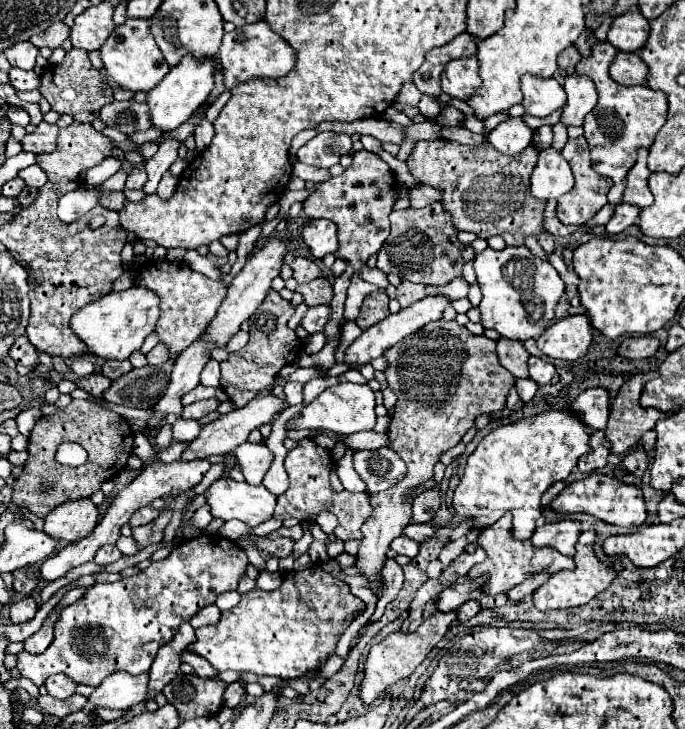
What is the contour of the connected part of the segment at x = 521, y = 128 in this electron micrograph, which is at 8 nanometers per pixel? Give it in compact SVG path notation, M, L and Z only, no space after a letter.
M507 117L487 135L487 141L505 155L521 153L531 145L531 139L533 129L529 129L521 117Z

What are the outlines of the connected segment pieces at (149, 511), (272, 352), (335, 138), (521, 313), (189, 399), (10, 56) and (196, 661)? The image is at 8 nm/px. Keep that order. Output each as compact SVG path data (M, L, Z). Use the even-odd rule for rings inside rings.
M151 505L141 507L141 509L137 509L137 511L133 513L133 517L129 519L129 525L131 525L131 527L147 525L147 523L155 521L155 519L161 515L161 511L163 511L163 509L155 509L155 507L151 507Z
M269 289L265 301L249 319L249 343L241 351L231 353L231 357L221 363L221 389L229 395L229 401L235 407L247 405L251 399L257 397L261 389L273 385L273 379L285 365L297 361L301 341L295 331L287 327L287 321L293 313L295 309L291 307L291 303L281 299L275 289Z
M317 133L311 141L307 141L297 157L301 163L315 167L333 167L339 159L351 151L351 137L339 133Z
M525 245L505 247L503 251L485 249L475 261L477 283L481 287L481 325L485 329L495 329L507 339L537 339L553 317L553 309L565 291L565 283L549 261L535 257Z
M197 385L191 393L187 393L187 395L181 399L181 403L183 403L183 405L191 405L191 403L195 403L195 401L203 401L203 399L211 399L211 397L215 397L215 389L213 389L213 387Z
M19 41L19 43L11 45L11 49L3 51L3 55L11 63L11 67L19 67L19 69L27 69L27 71L35 67L37 53L39 53L39 49L35 45L31 45L29 41Z
M183 651L181 654L181 662L189 663L193 667L195 674L202 678L215 678L219 675L219 671L212 667L206 660L201 659L199 655L191 653L191 651Z

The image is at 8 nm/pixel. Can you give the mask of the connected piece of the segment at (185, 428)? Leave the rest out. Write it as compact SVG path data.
M177 419L173 423L173 441L193 441L199 435L201 427L197 421L185 421L185 419Z

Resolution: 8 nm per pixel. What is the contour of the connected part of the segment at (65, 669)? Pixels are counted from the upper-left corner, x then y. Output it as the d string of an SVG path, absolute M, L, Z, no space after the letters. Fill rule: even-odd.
M203 533L195 539L181 541L179 545L173 547L169 557L165 557L163 561L153 561L147 569L139 571L133 577L125 577L117 583L105 583L105 585L95 583L81 601L63 609L61 621L55 625L55 641L45 653L41 655L29 655L27 651L17 653L17 669L21 677L31 679L37 687L41 687L45 679L55 673L65 673L71 679L75 679L75 683L83 683L91 687L97 687L107 675L121 669L131 675L147 673L151 669L151 661L155 659L155 653L167 641L173 639L181 623L189 621L205 605L213 605L221 593L237 589L239 577L245 573L247 563L249 561L245 551L237 543L221 535Z

